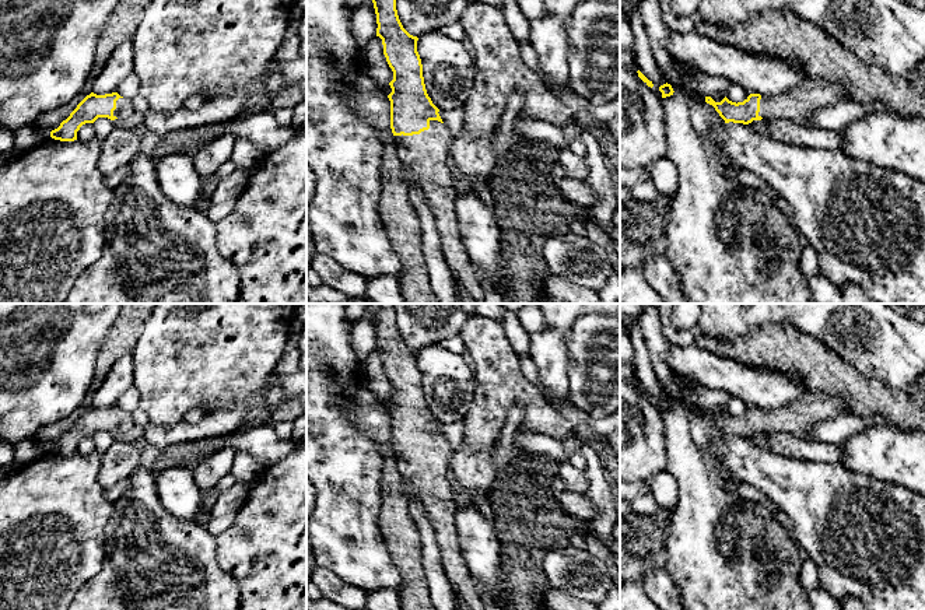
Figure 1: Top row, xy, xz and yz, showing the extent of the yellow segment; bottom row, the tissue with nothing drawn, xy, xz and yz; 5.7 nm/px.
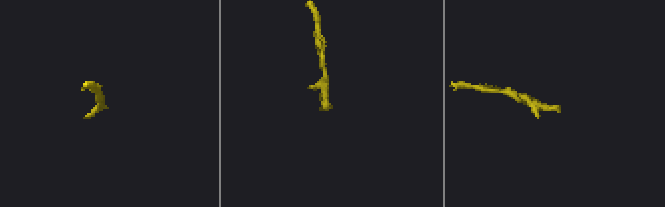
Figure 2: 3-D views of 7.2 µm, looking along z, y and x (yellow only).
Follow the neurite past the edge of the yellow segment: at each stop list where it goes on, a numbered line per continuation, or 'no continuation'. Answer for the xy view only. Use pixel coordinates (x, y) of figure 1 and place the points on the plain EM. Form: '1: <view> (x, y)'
1: xy (123, 420)

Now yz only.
1: yz (795, 419)

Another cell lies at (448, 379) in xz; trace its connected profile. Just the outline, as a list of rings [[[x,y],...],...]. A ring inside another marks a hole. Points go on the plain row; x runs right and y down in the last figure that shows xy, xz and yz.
[[[434,344],[418,351],[417,365],[432,417],[439,424],[462,421],[476,389],[476,376],[467,355]]]

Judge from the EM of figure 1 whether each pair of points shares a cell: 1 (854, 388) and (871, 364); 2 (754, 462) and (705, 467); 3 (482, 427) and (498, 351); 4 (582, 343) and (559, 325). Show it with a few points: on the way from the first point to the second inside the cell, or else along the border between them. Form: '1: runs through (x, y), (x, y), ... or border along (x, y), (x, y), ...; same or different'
1: border along (837, 354), (866, 377), (876, 378), (893, 389); different
2: border along (712, 441), (710, 452), (739, 483); different
3: runs through (489, 409), (497, 391), (497, 370); same
4: border along (578, 318), (567, 340), (567, 365); different

